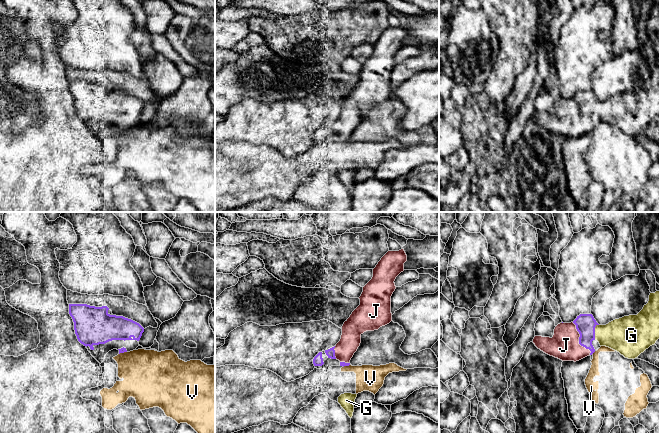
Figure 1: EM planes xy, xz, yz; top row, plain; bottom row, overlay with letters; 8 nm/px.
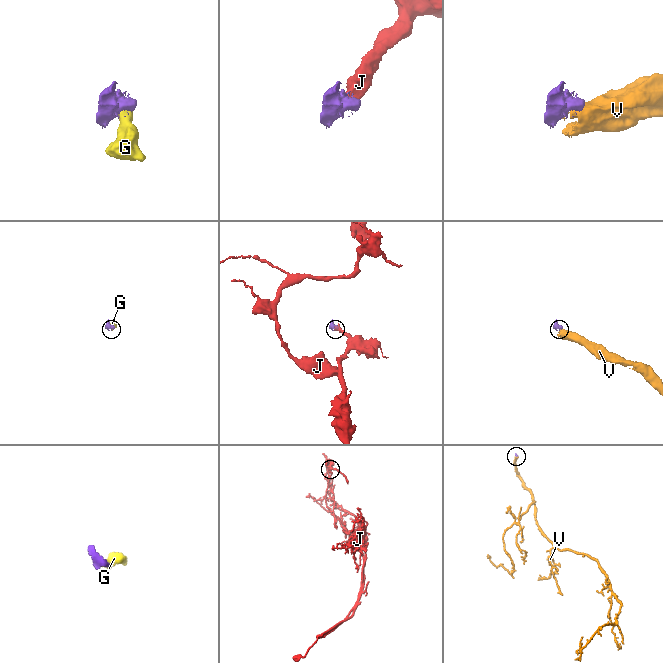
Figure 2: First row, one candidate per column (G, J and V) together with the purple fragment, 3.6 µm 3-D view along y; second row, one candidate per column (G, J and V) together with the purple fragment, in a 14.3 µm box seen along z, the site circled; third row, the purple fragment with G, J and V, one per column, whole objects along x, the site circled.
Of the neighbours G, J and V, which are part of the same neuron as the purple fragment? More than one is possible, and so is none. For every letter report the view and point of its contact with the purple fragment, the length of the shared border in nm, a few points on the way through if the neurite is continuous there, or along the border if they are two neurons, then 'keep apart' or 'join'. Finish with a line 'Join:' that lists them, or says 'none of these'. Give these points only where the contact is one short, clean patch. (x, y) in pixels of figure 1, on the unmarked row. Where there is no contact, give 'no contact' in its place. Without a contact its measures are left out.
G: yz (594, 108) | 130 nm | join
J: yz (579, 116) | 300 nm | join
V: yz (593, 128) | 50 nm | along yz (595, 127), (591, 130) | keep apart
Join: G, J

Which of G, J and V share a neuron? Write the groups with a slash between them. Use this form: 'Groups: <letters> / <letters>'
Groups: G J / V

